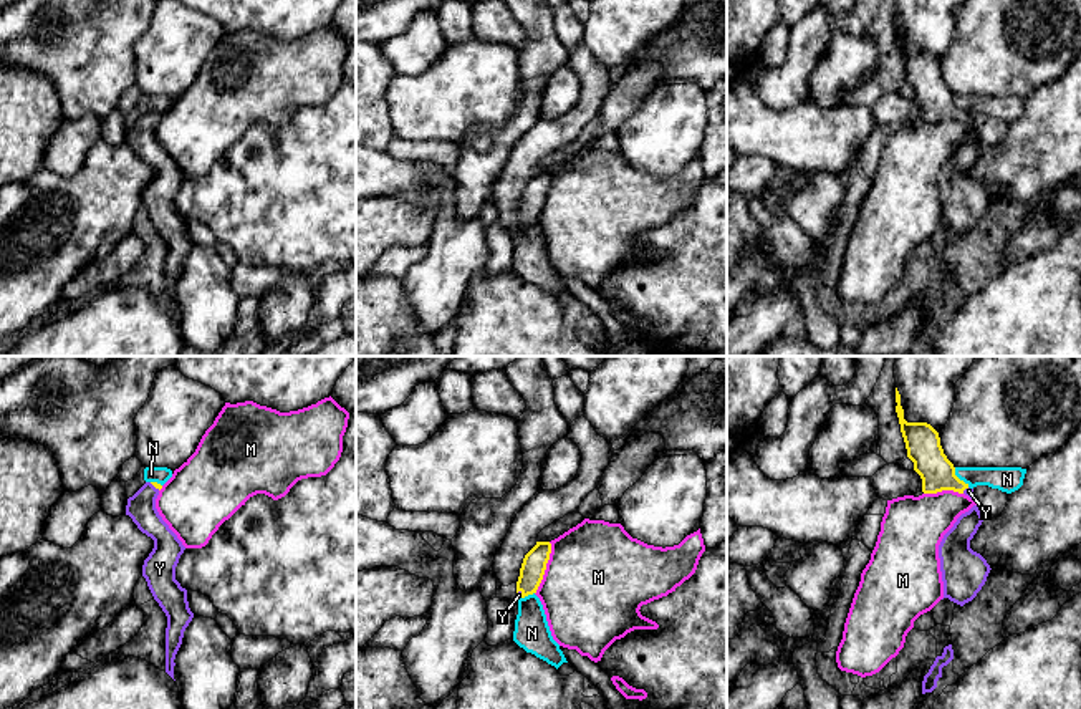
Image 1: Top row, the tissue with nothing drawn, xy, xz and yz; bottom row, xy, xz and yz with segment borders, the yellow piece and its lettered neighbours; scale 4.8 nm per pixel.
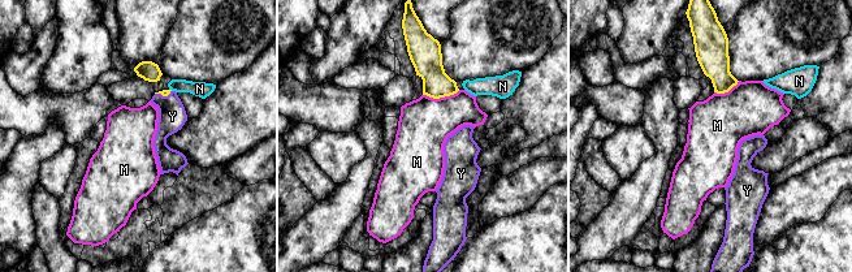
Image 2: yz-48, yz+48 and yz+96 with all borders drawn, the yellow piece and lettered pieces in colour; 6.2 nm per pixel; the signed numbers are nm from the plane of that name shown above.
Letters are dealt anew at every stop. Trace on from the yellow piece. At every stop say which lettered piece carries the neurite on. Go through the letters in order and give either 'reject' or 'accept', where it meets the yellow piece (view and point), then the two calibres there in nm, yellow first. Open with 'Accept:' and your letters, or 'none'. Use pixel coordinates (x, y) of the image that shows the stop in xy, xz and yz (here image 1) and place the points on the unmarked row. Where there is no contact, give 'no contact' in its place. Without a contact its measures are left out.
Accept: Y
M: reject | xz (545, 197) | 120/500 nm
N: reject | yz (957, 106) | 170/130 nm
Y: accept | xz (522, 222) | 120/30 nm

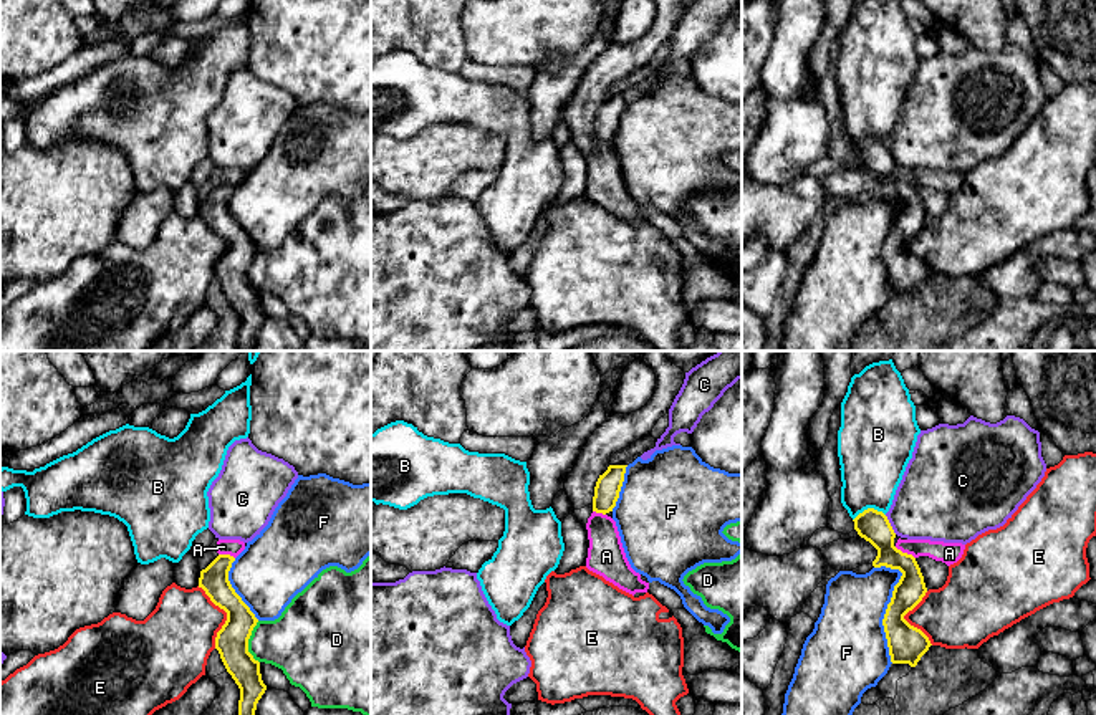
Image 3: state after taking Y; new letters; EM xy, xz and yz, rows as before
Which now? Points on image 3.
Accept: none
A: reject | yz (904, 182) | 150/110 nm
B: reject | yz (868, 138) | 150/320 nm
C: reject | yz (889, 154) | 150/380 nm
D: reject | xy (247, 272) | 160/320 nm
E: reject | xy (227, 245) | 160/360 nm
F: reject | yz (888, 237) | 180/360 nm

